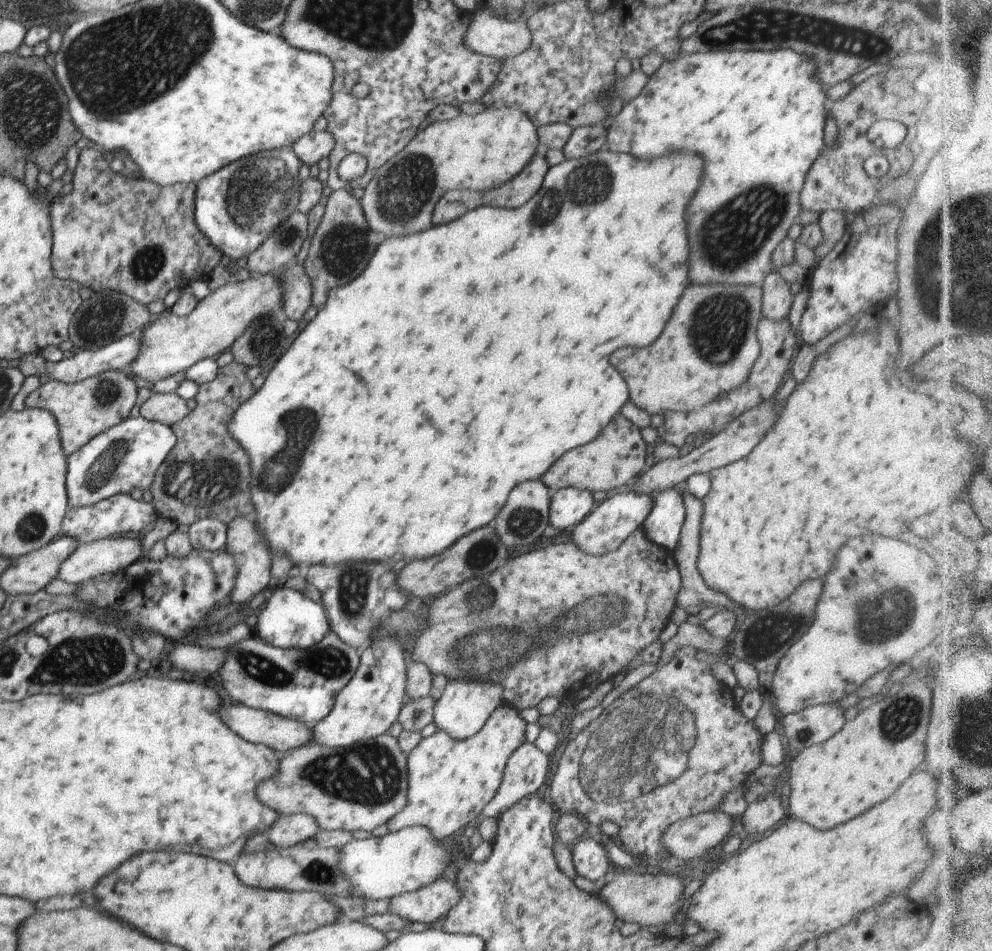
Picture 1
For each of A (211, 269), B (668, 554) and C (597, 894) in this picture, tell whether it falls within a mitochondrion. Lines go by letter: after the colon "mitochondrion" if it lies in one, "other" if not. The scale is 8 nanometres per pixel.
A: other
B: other
C: other

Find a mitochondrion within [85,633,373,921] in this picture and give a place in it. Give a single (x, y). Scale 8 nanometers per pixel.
(331, 663)

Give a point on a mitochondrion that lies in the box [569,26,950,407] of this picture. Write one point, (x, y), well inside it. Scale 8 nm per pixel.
(730, 237)

